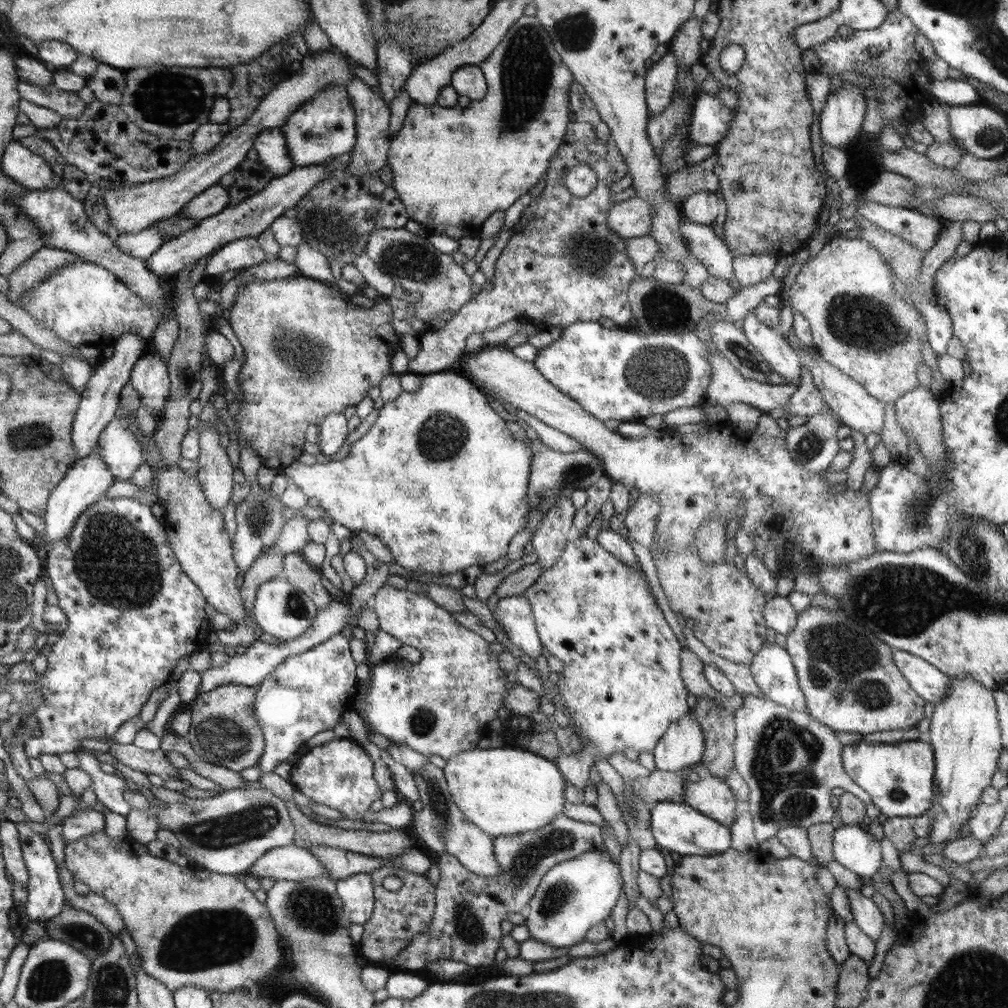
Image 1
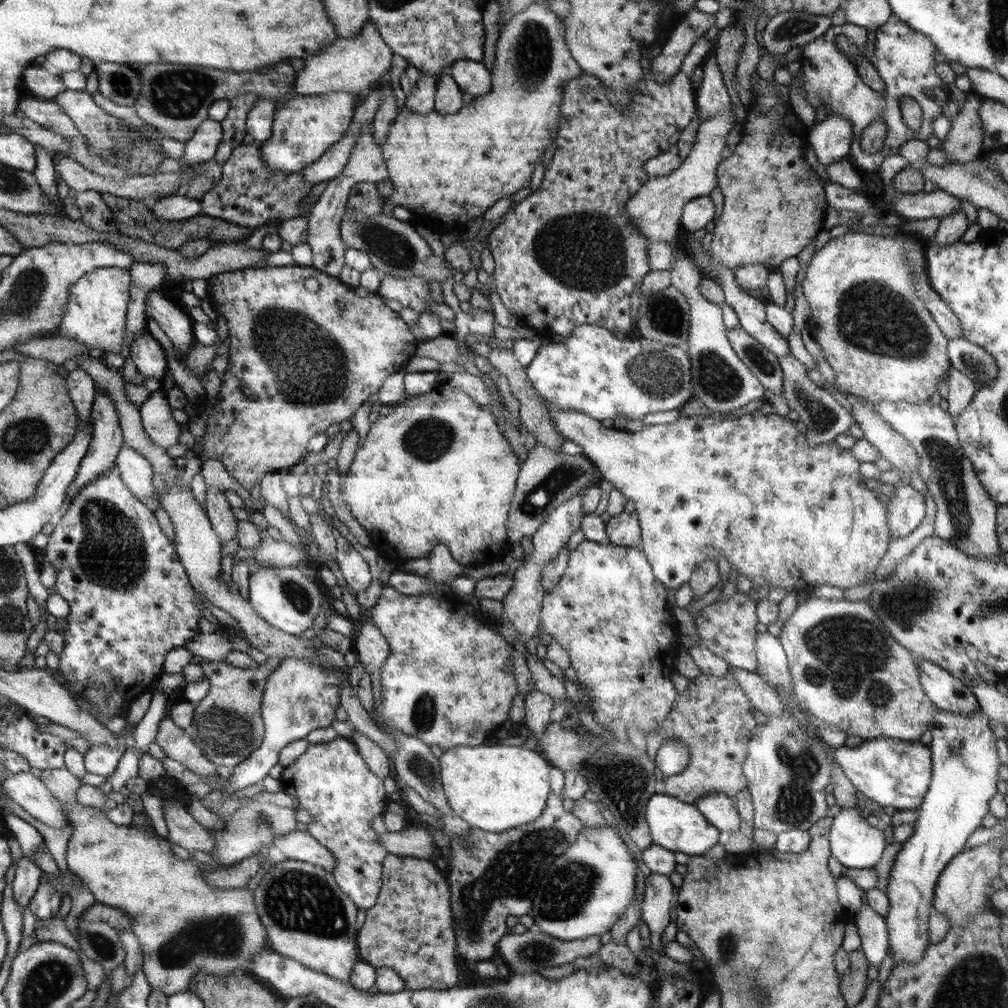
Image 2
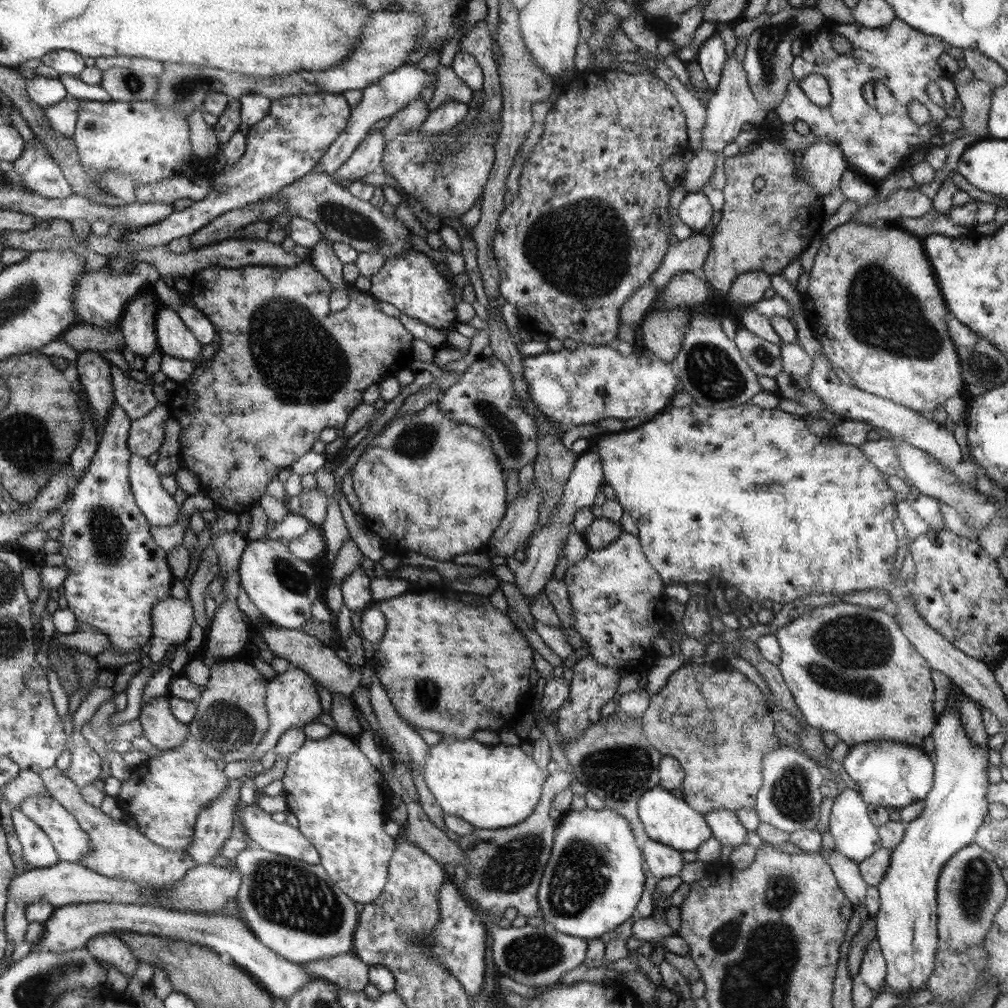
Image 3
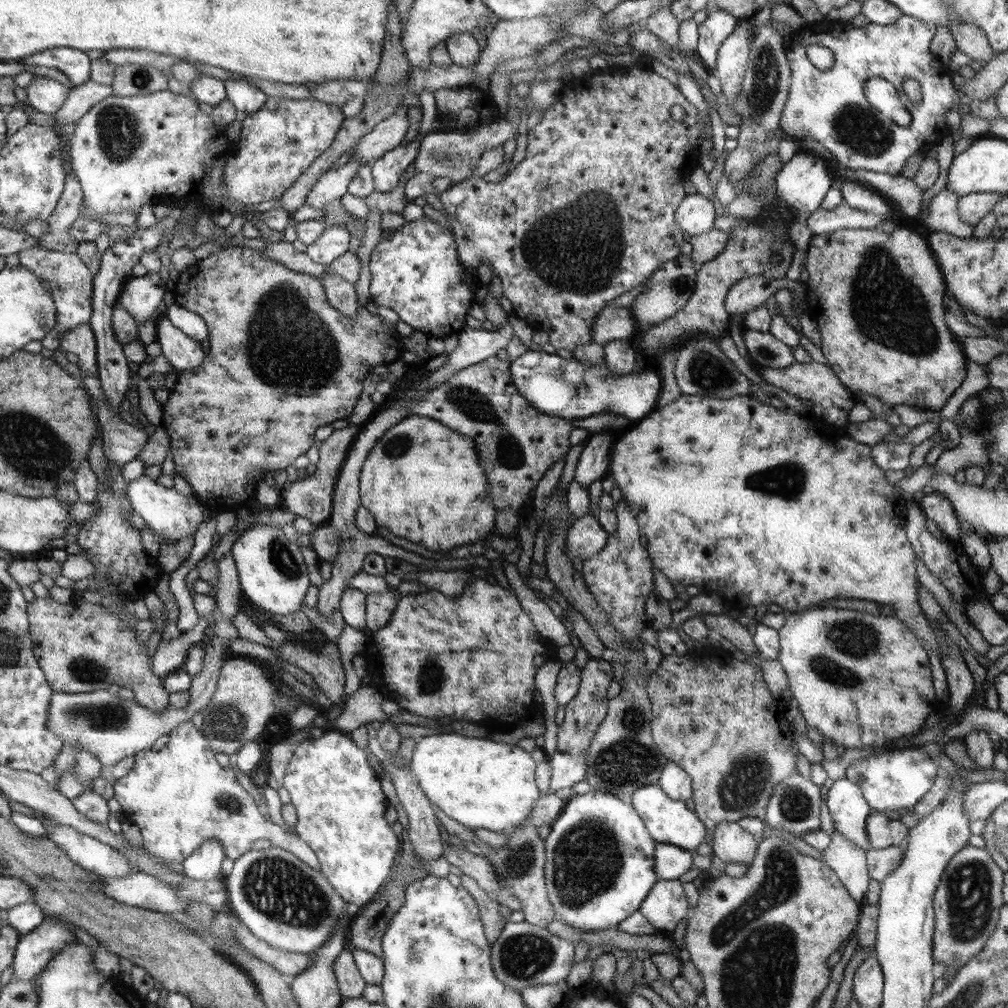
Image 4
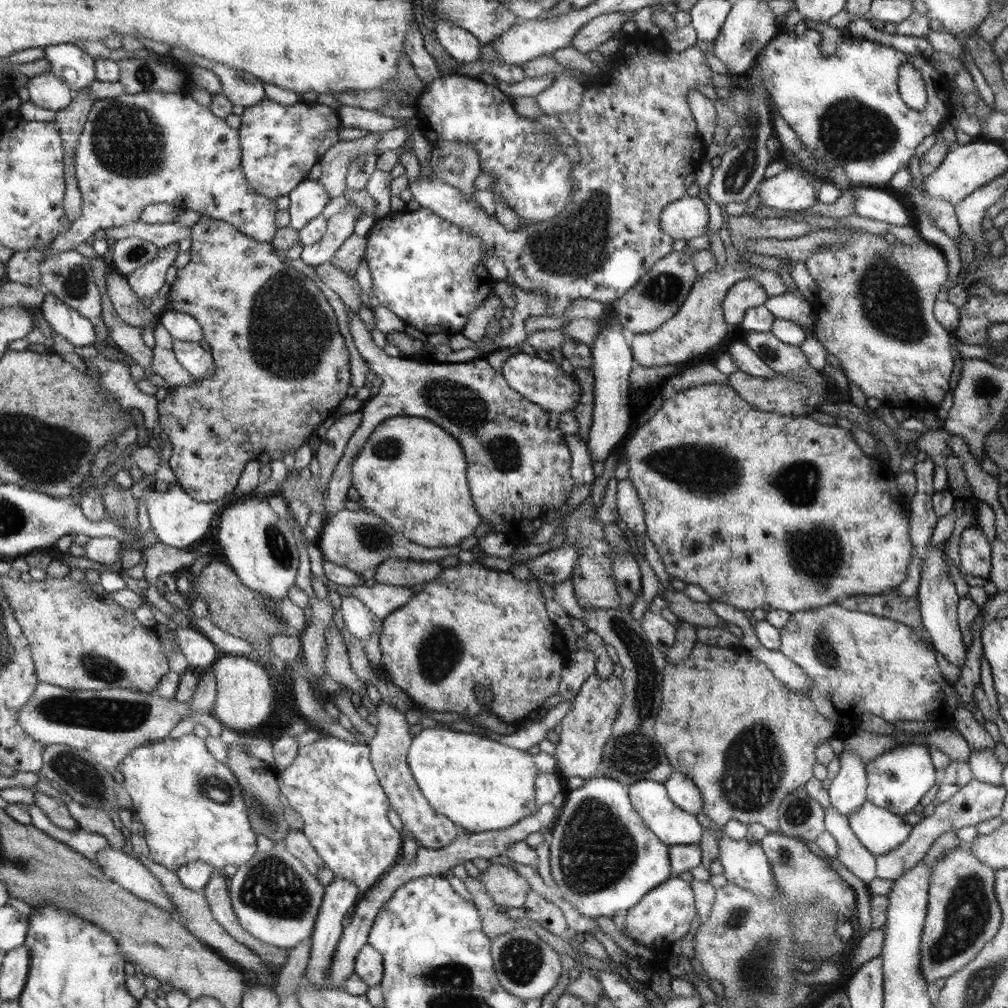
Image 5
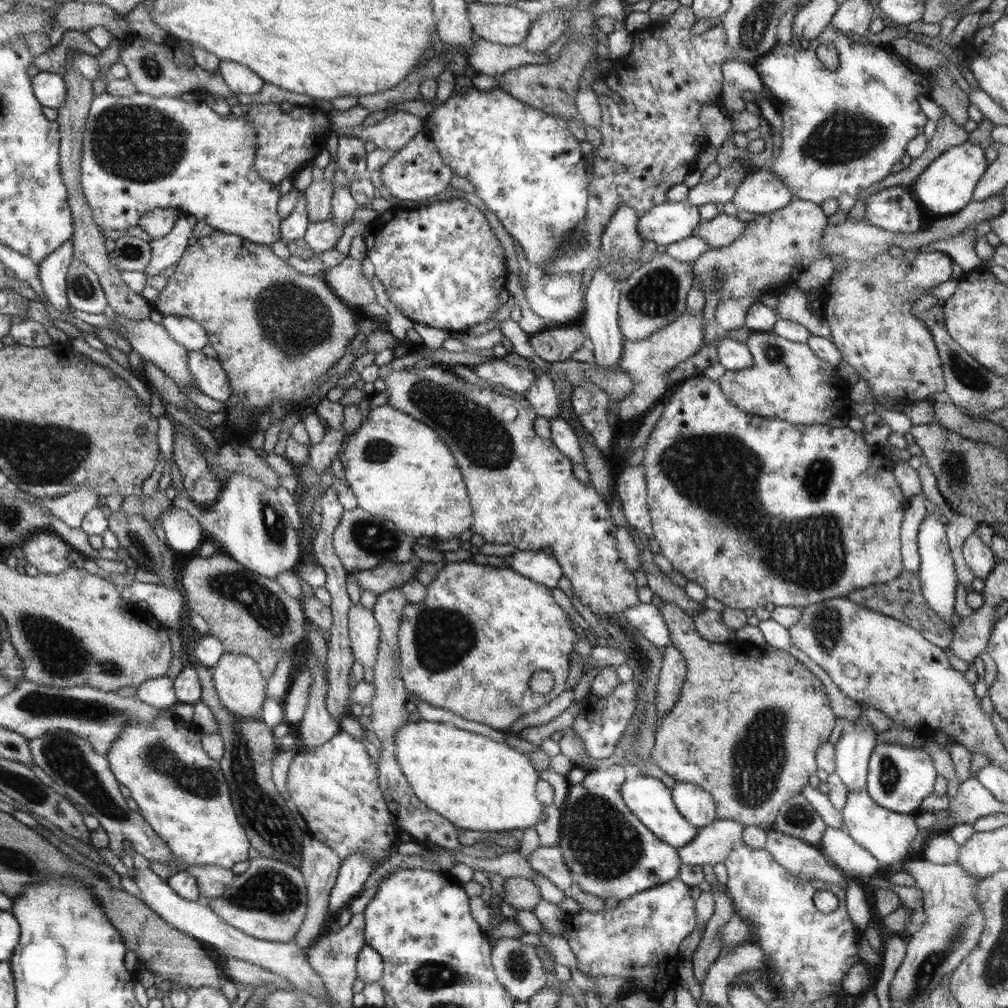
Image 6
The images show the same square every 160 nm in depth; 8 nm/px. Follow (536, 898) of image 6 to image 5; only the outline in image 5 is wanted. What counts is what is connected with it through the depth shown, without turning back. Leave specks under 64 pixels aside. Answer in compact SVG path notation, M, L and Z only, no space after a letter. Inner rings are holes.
M491 864L479 878L486 887L487 894L498 906L507 909L524 907L531 889L528 881L516 869L500 864Z

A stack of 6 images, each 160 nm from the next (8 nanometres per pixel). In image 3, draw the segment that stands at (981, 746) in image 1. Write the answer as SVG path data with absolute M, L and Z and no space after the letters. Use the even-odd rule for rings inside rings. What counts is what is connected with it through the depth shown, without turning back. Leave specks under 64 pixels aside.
M948 700L944 710L937 714L937 723L931 736L934 740L934 778L932 790L925 798L925 807L918 818L906 823L902 840L891 849L890 864L882 882L877 886L880 898L880 910L876 914L876 937L886 960L887 990L894 996L907 996L911 992L924 989L928 979L934 973L937 949L941 943L937 936L937 880L942 867L966 845L975 839L978 828L984 824L984 817L989 814L989 802L986 791L991 785L988 773L988 749L982 748L969 738L960 720L958 704Z

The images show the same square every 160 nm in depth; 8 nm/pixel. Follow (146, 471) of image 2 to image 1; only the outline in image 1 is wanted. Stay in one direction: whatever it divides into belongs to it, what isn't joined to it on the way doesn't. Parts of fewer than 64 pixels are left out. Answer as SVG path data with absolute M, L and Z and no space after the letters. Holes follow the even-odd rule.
M116 414L116 419L100 433L92 454L102 458L118 481L128 480L138 470L138 466L144 464L138 438L132 435L128 420L122 414Z

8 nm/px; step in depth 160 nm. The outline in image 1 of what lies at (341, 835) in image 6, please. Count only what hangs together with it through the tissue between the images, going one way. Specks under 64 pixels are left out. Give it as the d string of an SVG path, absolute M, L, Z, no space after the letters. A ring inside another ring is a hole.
M333 738L320 746L315 746L293 763L291 782L298 791L317 804L326 804L342 812L348 820L359 820L370 810L370 804L380 800L382 792L372 776L372 760L364 748L354 744L354 740ZM371 873L352 874L344 880L336 881L342 910L352 919L352 924L364 925L372 916L375 906L374 885Z

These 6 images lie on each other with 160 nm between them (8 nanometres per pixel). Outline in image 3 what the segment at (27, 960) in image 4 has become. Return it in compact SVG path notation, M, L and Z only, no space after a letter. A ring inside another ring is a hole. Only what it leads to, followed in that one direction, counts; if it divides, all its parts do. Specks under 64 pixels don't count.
M106 902L78 903L78 904L73 903L73 904L62 906L62 907L56 907L55 910L54 910L53 916L48 918L48 920L46 920L46 922L44 922L43 924L44 924L44 934L42 934L42 938L40 938L40 940L38 940L38 942L34 942L33 950L51 950L52 952L66 952L67 950L83 949L83 948L88 946L88 943L94 937L97 937L100 934L104 934L104 933L115 934L116 932L132 932L132 934L138 934L138 935L146 934L146 936L160 936L160 937L166 937L166 938L169 938L169 939L172 939L172 940L185 941L186 943L201 945L202 947L208 947L209 949L212 949L214 952L219 953L219 954L228 954L228 956L230 956L230 958L232 958L232 964L233 965L240 966L242 968L242 971L244 971L247 974L252 975L255 981L260 982L262 984L262 986L265 986L266 990L270 991L270 994L275 994L276 998L282 997L283 999L288 999L288 998L292 997L294 993L297 993L298 990L304 988L304 986L306 986L306 985L309 985L310 982L318 982L318 980L324 980L324 979L318 979L318 976L310 975L310 972L306 971L306 968L300 967L298 963L292 963L292 962L290 962L290 960L282 958L282 956L280 956L277 952L274 952L274 951L270 950L269 947L266 947L265 944L262 943L261 940L259 940L257 938L257 936L254 935L253 932L249 930L248 927L246 927L245 922L242 922L241 920L238 920L238 917L224 916L224 914L213 914L213 915L211 915L211 914L206 914L206 913L193 913L192 911L185 911L185 910L183 910L183 911L179 911L179 910L178 911L173 911L173 910L166 910L165 908L162 908L162 907L152 906L152 905L144 905L144 904L140 904L140 903L137 903L137 904L121 904L121 903L106 903Z

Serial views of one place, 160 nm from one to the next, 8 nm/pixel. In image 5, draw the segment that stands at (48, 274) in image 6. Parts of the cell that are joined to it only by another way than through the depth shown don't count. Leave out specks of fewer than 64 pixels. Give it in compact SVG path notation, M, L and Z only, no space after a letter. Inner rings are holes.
M53 292L44 293L40 309L51 328L74 346L96 346L93 320L82 316L70 305L64 304Z

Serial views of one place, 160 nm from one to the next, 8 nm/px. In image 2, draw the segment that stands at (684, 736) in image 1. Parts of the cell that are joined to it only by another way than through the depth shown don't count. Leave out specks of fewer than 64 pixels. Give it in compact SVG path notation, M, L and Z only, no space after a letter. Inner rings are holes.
M669 738L667 742L663 742L656 752L651 755L660 768L663 776L676 776L680 774L689 763L688 747L680 740Z

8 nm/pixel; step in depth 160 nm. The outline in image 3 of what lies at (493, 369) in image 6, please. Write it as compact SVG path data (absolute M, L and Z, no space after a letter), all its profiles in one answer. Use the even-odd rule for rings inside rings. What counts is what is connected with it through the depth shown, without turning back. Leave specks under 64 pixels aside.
M578 343L575 350L563 347L560 351L549 351L536 356L524 357L523 377L536 408L556 423L577 427L598 423L606 418L649 418L670 406L674 391L680 386L674 362L666 362L653 352L644 354L620 354L615 345Z

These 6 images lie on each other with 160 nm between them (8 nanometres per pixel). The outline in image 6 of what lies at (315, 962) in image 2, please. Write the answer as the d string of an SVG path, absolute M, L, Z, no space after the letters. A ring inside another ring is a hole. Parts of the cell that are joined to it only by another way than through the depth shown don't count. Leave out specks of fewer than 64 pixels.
M261 856L251 860L249 868L245 872L235 875L225 892L224 896L210 900L207 906L230 927L236 928L256 940L291 943L300 932L305 917L308 916L308 885L305 882L303 871L278 859Z

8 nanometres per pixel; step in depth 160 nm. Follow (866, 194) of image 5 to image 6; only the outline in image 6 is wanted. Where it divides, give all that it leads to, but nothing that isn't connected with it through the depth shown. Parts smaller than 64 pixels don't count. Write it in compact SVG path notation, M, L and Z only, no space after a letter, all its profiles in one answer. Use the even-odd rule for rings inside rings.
M896 185L868 197L864 221L888 232L910 234L924 228L923 211L910 186Z

